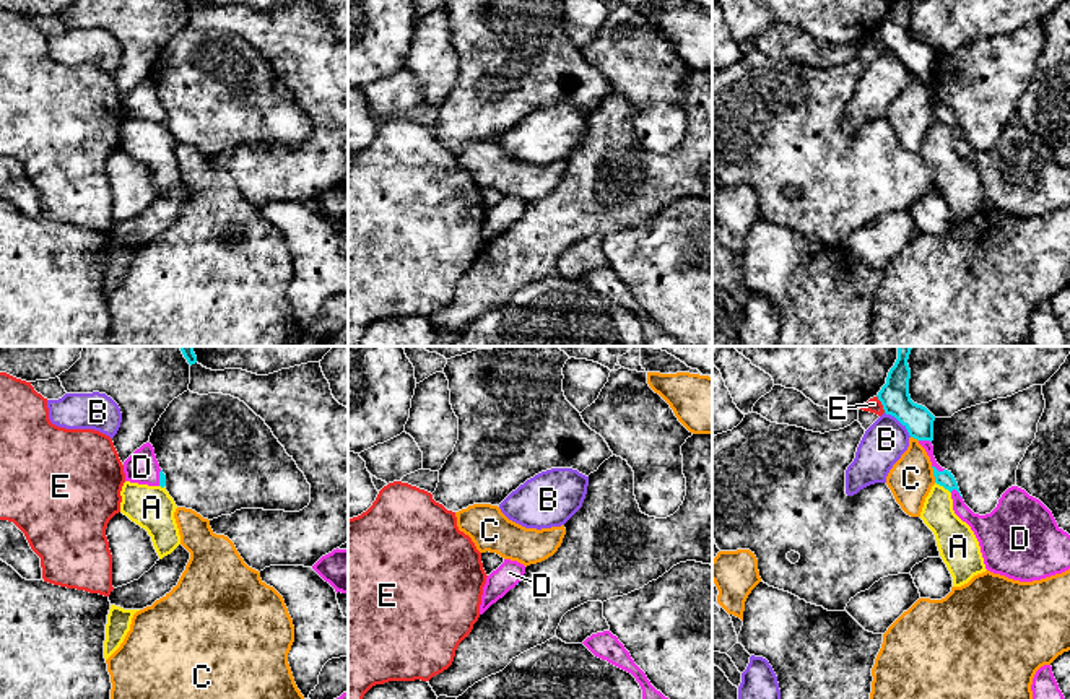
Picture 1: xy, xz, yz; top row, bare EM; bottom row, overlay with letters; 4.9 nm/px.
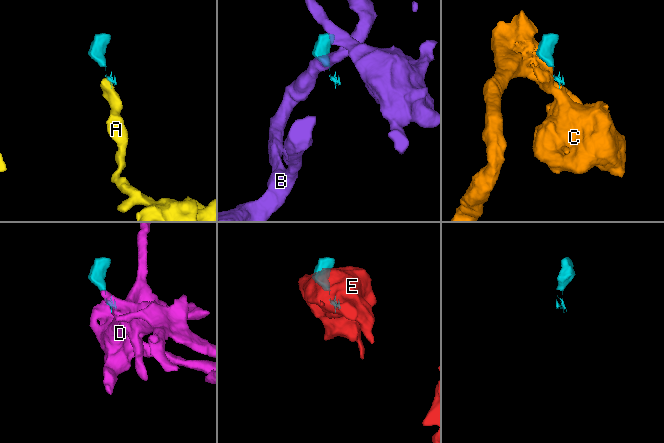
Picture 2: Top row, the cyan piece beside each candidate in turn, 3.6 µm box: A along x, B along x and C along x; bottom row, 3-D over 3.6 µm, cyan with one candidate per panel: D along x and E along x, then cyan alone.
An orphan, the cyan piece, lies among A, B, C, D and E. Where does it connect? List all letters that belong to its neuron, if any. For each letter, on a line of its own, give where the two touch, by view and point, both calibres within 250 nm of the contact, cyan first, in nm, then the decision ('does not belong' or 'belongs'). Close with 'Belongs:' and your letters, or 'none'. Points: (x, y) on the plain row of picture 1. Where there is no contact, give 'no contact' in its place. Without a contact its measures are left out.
A: yz (943, 122) | 80/170 nm | does not belong
B: yz (900, 57) | 150/220 nm | does not belong
C: yz (934, 111) | 80/220 nm | does not belong
D: yz (956, 125) | 80/150 nm | belongs
E: yz (882, 39) | 150/80 nm | does not belong
Belongs: D

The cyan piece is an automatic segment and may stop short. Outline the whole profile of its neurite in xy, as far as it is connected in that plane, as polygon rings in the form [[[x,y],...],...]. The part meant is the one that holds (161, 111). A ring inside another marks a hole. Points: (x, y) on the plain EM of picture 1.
[[[150,78],[137,85],[124,98],[125,117],[148,120],[148,122],[166,122],[166,111],[159,104],[154,91],[154,85]]]

